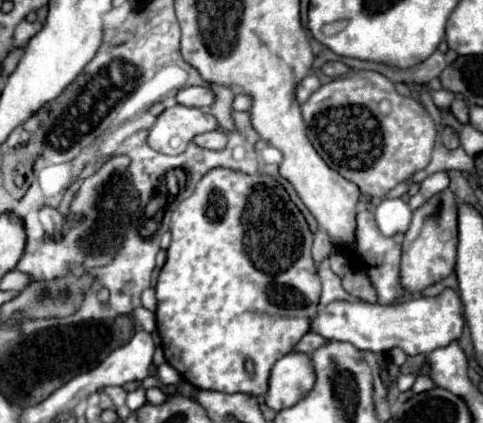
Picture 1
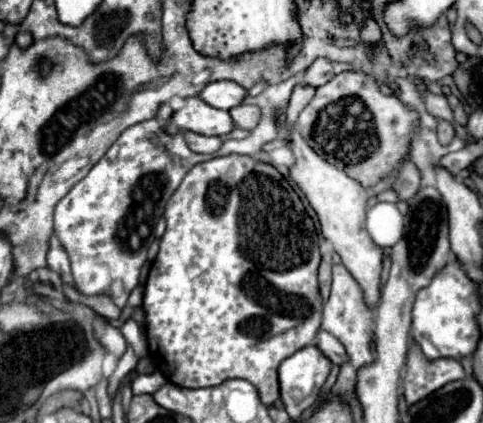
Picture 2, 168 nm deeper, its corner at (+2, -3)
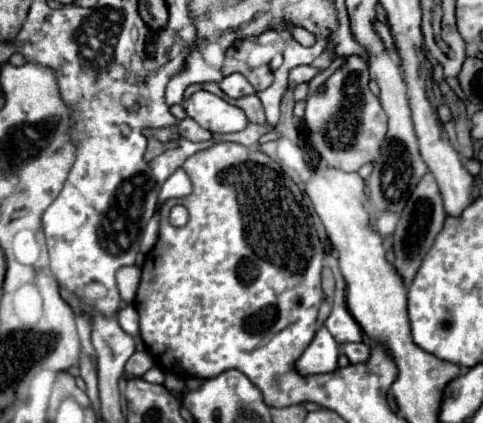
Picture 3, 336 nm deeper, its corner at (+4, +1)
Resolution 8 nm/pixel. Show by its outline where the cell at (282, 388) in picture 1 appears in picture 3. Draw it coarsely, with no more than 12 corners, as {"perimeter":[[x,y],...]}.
{"perimeter":[[325,327],[295,367],[301,375],[337,369],[339,345]]}

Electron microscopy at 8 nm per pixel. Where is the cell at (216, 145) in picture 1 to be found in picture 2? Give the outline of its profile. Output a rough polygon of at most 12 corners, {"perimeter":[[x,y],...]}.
{"perimeter":[[183,133],[195,153],[215,153],[221,149],[221,137]]}

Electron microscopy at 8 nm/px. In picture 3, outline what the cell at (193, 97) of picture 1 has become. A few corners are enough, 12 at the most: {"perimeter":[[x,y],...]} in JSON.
{"perimeter":[[241,73],[223,77],[219,87],[231,99],[255,93]]}

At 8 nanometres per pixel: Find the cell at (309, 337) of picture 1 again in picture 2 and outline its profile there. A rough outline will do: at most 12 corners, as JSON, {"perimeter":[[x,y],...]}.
{"perimeter":[[321,329],[315,345],[331,363],[345,363],[343,347],[331,333]]}

